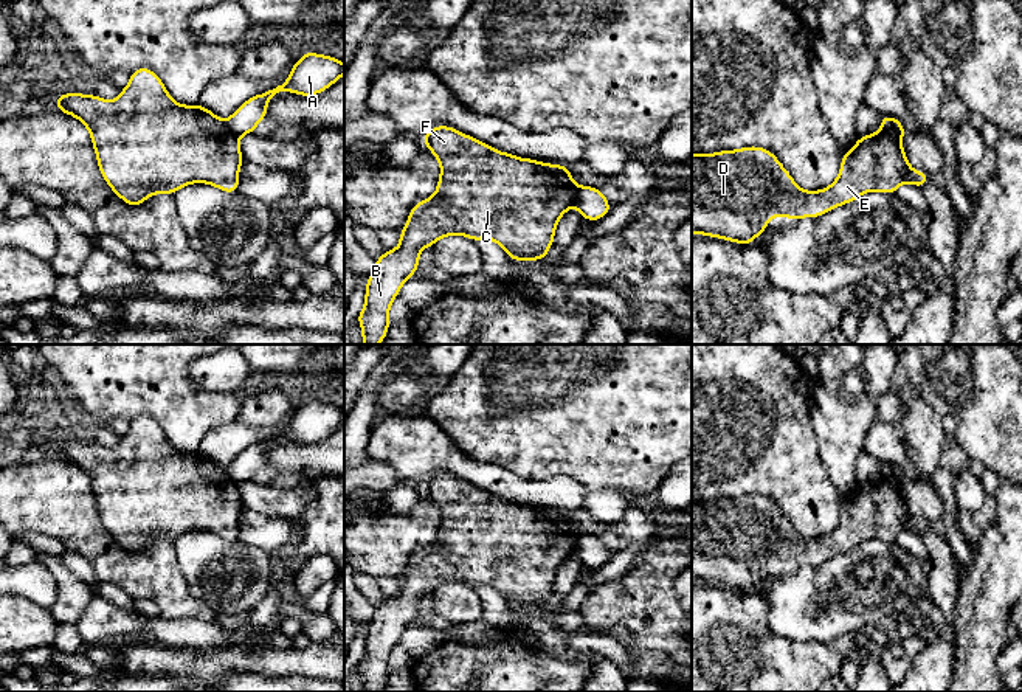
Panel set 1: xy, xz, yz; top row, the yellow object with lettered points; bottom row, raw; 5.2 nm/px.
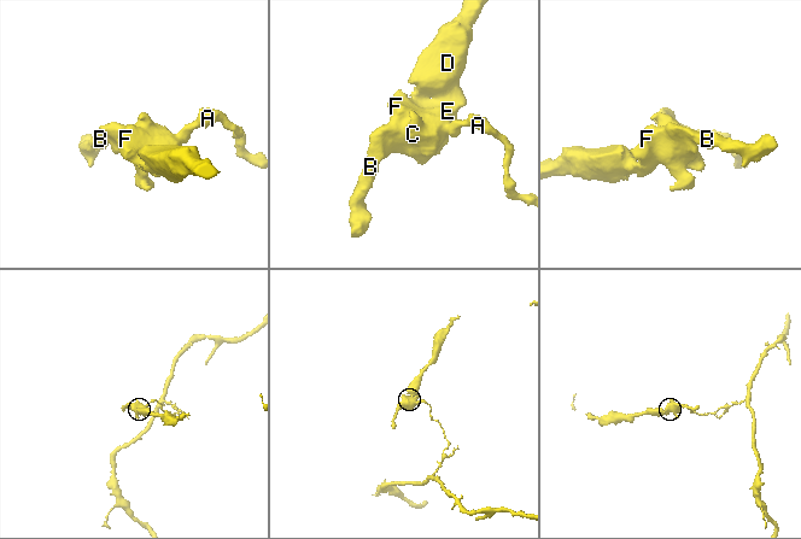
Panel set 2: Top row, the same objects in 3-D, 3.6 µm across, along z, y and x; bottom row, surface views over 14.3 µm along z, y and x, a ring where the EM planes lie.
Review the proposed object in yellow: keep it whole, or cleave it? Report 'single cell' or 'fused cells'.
fused cells

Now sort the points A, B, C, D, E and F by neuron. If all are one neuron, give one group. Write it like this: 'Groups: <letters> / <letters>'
Groups: A / B C D E F

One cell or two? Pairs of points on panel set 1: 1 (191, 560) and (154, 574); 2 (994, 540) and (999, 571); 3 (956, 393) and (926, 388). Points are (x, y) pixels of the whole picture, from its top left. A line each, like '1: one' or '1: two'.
1: two
2: one
3: one

